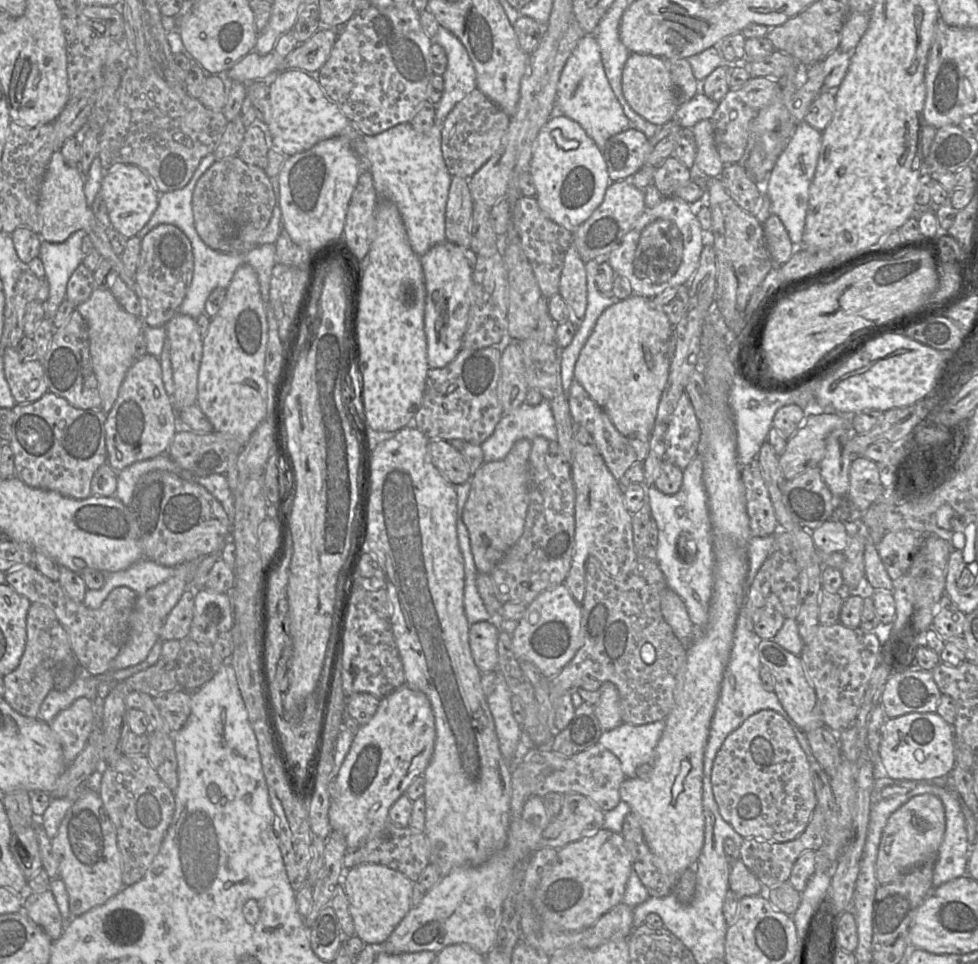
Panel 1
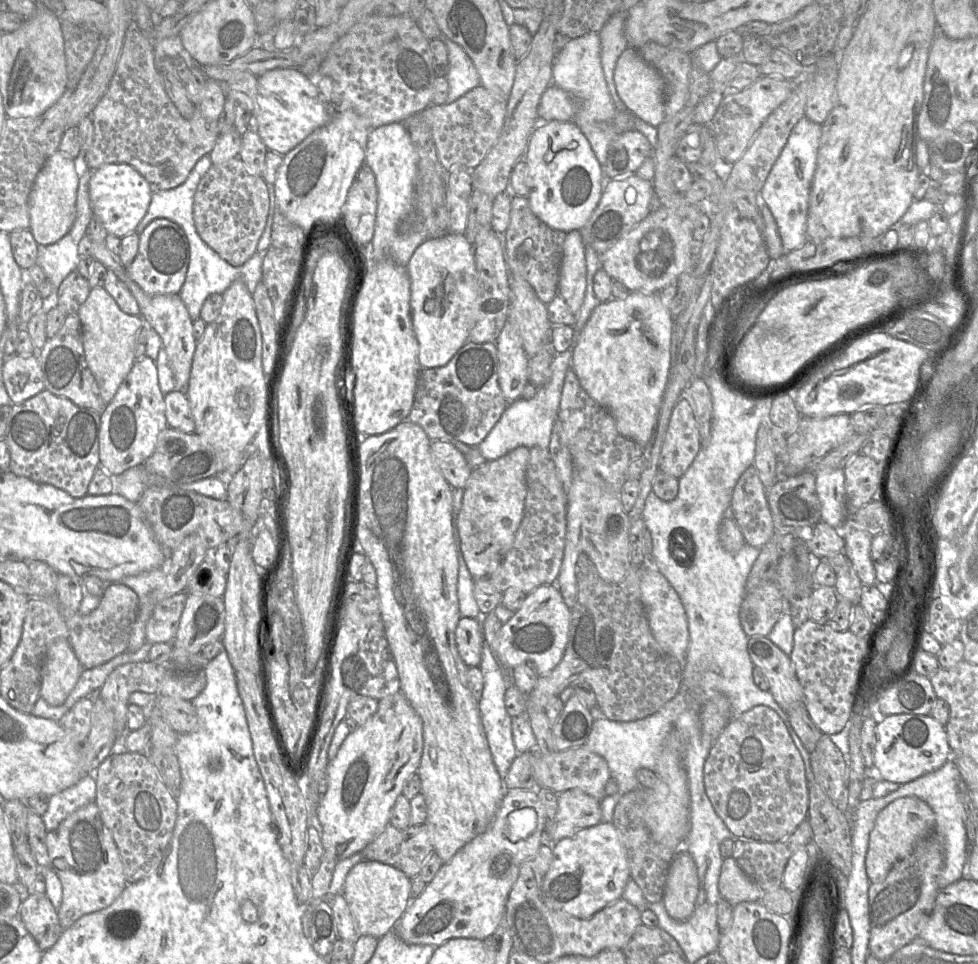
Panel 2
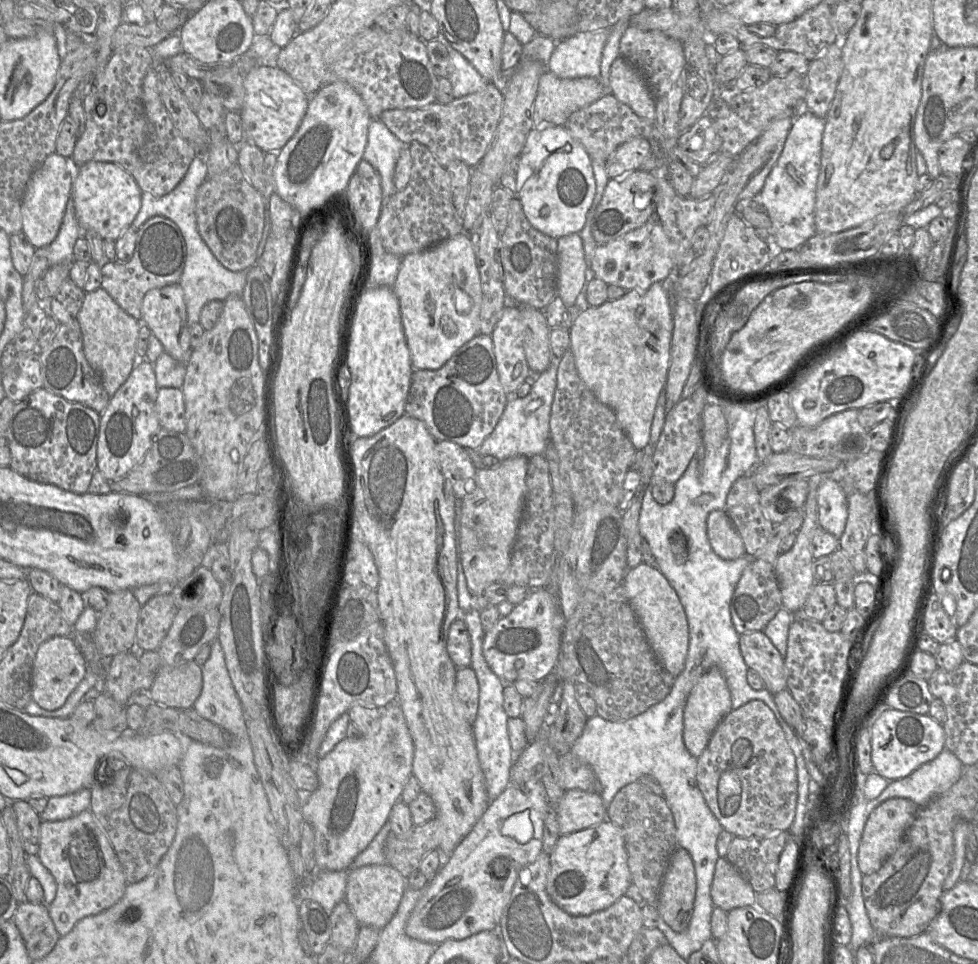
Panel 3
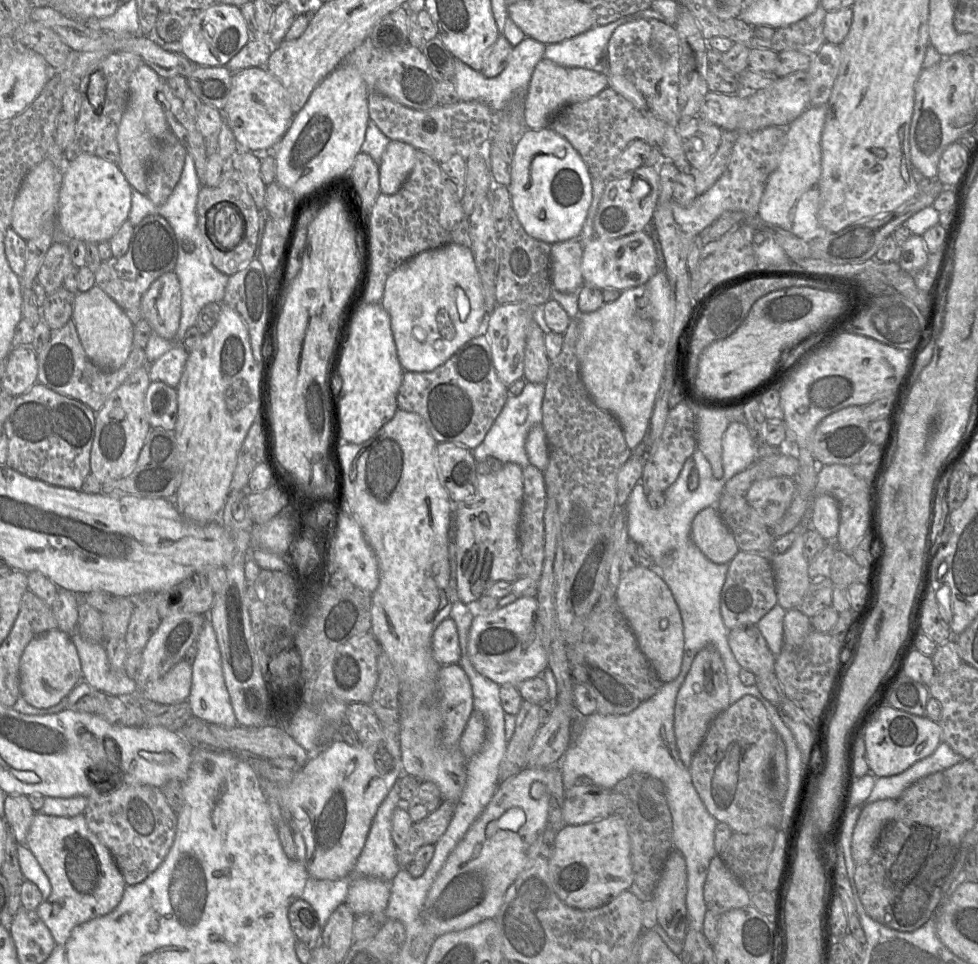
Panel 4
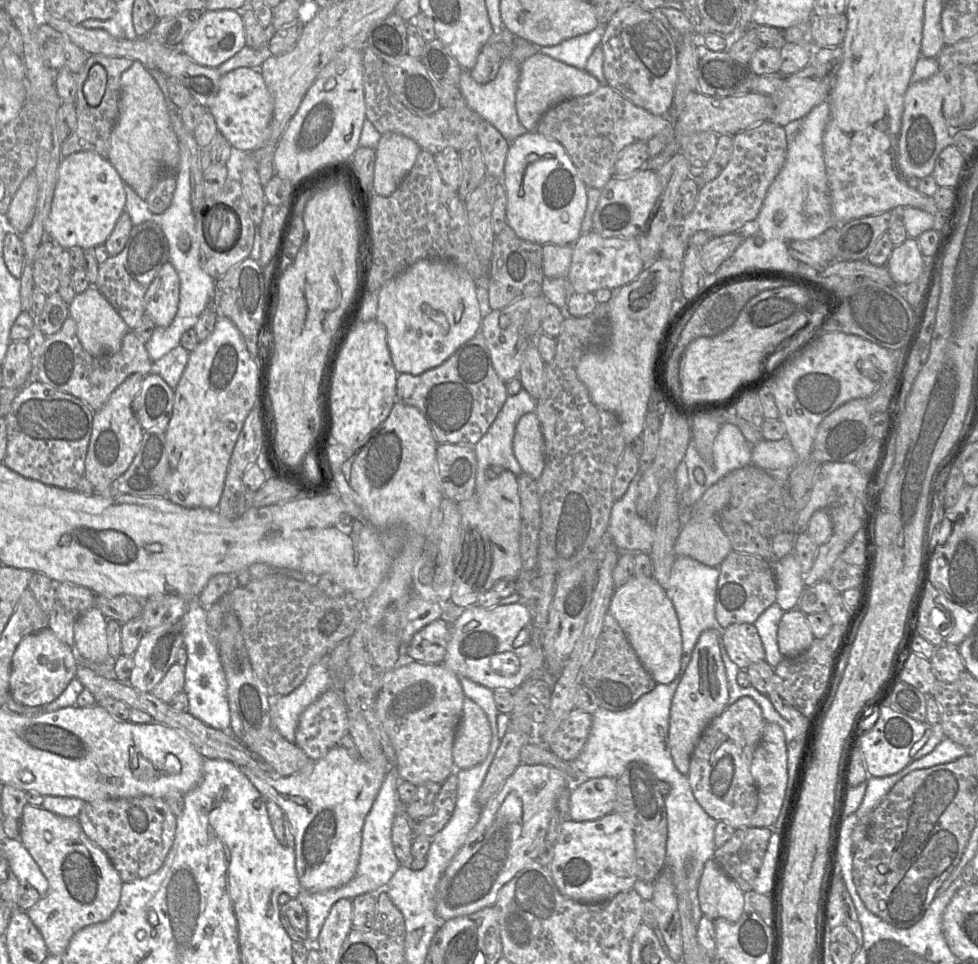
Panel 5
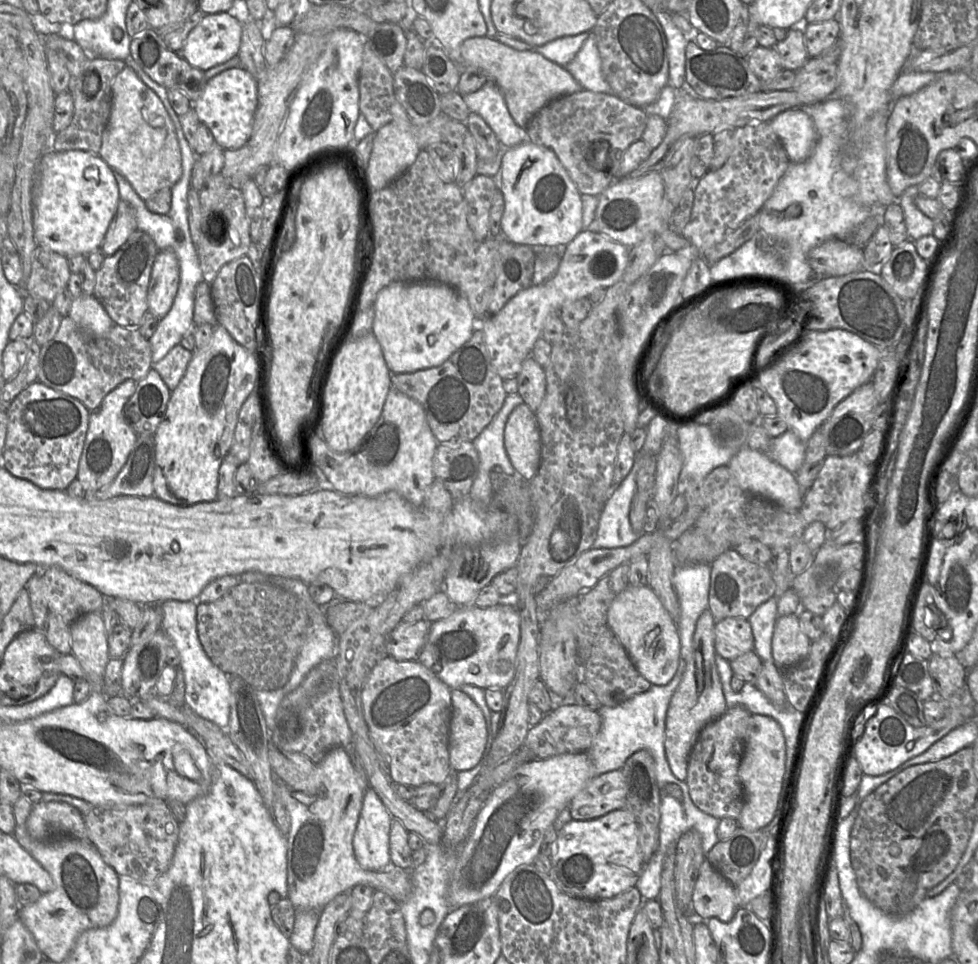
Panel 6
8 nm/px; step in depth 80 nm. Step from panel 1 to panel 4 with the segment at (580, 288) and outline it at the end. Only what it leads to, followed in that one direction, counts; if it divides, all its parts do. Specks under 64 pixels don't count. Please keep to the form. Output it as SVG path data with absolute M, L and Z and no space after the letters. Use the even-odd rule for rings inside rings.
M579 239L551 245L551 282L555 290L562 293L573 293L584 285L581 271L583 248Z

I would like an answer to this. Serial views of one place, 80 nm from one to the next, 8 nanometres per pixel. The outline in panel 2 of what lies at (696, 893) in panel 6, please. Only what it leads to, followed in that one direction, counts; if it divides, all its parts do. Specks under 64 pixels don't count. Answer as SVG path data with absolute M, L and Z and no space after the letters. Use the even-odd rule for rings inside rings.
M724 858L718 880L718 890L722 899L735 906L741 902L760 901L763 892L732 858Z

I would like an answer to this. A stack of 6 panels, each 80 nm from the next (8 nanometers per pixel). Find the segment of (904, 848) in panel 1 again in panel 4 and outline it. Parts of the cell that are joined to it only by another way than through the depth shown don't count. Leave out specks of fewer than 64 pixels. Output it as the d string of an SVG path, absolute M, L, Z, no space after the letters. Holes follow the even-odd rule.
M897 799L879 800L866 805L855 825L852 856L855 864L867 862L883 828L897 816Z

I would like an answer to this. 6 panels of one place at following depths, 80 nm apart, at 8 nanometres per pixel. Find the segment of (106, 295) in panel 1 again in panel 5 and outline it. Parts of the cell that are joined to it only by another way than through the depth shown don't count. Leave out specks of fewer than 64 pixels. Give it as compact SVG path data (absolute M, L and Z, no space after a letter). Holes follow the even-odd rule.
M90 286L81 294L76 294L69 304L69 316L75 321L77 336L82 347L94 357L108 356L118 352L123 337L130 331L121 316L96 286Z

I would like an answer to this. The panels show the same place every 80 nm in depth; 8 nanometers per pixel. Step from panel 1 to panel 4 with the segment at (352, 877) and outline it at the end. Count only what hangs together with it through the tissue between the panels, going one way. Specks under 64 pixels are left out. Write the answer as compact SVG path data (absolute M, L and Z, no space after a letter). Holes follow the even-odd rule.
M373 877L355 878L348 889L346 903L357 916L384 915L390 897L391 882Z

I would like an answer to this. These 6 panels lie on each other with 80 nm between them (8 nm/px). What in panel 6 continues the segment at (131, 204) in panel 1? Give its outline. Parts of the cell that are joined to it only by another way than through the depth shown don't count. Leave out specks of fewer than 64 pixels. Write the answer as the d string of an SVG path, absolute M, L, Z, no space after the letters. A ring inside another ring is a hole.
M52 148L42 154L37 166L37 187L33 197L34 239L40 246L63 256L87 255L101 243L116 213L120 194L114 170L98 154L81 150L58 152Z

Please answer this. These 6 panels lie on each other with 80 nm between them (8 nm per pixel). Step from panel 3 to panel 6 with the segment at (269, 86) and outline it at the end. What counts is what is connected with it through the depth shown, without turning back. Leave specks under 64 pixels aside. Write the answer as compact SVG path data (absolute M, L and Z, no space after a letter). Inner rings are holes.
M230 68L210 78L202 95L192 103L200 123L211 131L224 150L241 148L251 136L258 104L258 82L243 68Z

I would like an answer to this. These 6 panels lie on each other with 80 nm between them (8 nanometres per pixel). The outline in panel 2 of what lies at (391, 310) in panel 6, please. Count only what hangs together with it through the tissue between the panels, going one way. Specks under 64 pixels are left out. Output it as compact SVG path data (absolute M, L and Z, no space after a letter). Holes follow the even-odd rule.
M446 233L426 239L413 253L406 270L411 282L411 316L419 344L421 368L445 366L466 344L479 310L474 246L465 234Z

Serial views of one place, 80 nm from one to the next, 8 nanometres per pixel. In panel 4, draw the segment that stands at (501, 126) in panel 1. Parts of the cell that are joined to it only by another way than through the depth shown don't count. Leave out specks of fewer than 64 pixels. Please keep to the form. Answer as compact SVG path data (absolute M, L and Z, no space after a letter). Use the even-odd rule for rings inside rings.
M370 90L368 94L370 120L390 139L402 141L428 153L438 163L458 154L465 160L480 153L489 169L489 145L494 132L495 113L478 101L459 101L452 105L436 105L428 110L416 110Z

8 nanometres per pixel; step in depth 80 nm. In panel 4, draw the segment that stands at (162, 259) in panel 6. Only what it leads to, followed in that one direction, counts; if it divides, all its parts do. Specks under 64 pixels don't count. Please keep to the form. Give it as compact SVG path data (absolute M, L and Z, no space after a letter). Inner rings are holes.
M174 271L158 277L142 295L141 313L155 332L174 340L181 318L181 287Z

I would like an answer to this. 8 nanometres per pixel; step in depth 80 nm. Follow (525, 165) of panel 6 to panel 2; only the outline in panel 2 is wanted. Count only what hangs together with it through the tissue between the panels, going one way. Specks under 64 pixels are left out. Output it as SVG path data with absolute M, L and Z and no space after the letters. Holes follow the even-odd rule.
M548 121L532 132L524 154L528 165L525 177L529 188L528 201L533 213L547 226L566 233L583 228L598 206L603 193L603 171L591 145L573 121Z

